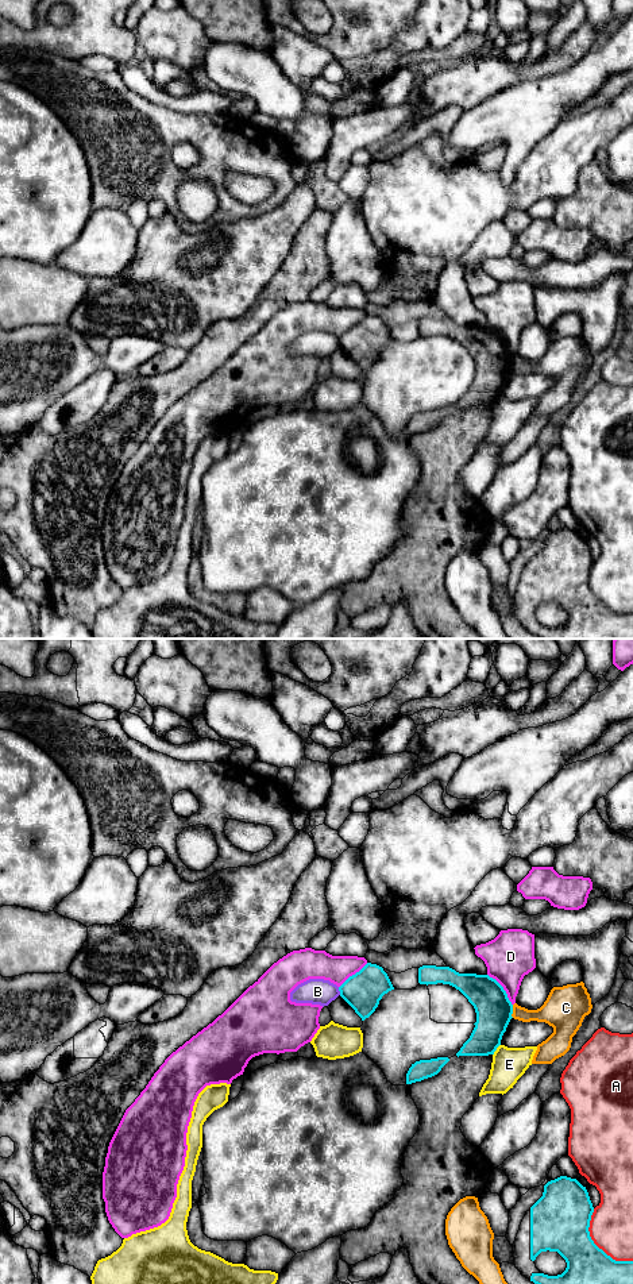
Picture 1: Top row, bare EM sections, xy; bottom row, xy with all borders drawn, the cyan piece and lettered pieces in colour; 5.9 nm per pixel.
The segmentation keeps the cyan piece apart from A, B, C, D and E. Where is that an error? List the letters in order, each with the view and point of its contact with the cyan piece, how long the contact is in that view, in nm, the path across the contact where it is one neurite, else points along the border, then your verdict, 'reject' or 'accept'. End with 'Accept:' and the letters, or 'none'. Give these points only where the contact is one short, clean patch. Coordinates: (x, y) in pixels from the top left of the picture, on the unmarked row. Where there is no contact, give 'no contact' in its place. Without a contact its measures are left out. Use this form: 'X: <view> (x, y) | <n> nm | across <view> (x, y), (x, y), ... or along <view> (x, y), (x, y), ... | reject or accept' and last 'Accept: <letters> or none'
A: xy (595, 597) | 400 nm | reject
B: xy (339, 342) | 50 nm | along xy (338, 339), (340, 346) | reject
C: xy (512, 363) | 80 nm | reject
D: xy (502, 340) | 240 nm | reject
E: xy (496, 401) | 80 nm | reject
Accept: none

